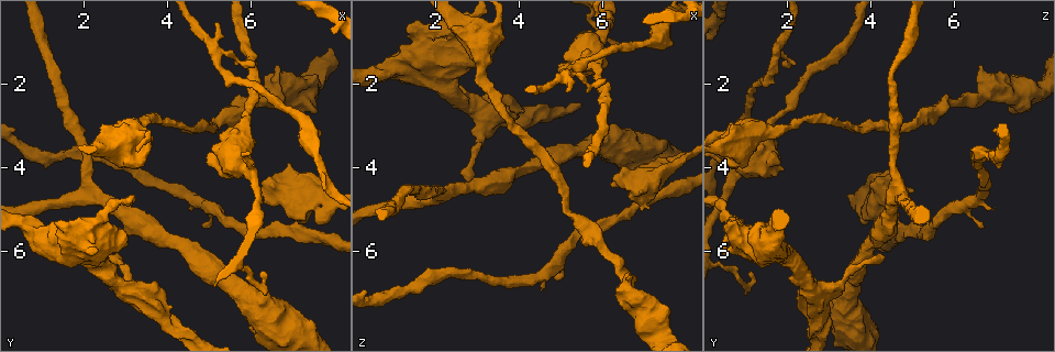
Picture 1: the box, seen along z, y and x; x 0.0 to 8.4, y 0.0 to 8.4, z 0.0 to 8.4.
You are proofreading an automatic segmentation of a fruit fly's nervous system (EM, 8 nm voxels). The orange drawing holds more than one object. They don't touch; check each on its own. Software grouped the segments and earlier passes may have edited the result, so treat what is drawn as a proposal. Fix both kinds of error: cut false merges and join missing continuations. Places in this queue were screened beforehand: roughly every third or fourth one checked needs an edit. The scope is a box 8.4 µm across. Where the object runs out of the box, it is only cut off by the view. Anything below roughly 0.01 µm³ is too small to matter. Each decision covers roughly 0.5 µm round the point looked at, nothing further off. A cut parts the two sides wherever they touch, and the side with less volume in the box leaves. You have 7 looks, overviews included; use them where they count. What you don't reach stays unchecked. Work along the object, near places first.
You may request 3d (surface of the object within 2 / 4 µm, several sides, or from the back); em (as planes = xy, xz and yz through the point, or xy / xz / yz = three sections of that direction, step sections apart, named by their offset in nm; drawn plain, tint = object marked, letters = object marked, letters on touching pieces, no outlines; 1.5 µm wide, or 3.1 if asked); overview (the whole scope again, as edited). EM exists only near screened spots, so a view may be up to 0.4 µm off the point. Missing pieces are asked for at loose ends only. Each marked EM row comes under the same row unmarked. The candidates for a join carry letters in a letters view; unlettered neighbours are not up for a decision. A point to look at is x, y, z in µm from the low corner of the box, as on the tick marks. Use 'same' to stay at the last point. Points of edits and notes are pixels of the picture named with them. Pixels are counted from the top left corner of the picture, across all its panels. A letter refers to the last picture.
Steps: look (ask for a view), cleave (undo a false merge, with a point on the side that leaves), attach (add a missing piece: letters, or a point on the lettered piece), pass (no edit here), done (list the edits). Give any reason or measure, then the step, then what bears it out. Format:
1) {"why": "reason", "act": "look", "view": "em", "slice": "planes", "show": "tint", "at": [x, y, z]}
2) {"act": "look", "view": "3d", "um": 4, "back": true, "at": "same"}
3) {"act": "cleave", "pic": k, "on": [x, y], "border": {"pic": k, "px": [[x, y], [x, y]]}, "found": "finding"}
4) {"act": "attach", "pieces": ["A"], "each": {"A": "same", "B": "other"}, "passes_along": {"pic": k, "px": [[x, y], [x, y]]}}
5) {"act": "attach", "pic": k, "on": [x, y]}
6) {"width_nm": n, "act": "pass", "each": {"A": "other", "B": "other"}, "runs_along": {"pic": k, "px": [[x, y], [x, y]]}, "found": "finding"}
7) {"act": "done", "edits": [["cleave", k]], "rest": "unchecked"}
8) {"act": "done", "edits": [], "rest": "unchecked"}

{"why": "sudden change in width", "act": "look", "view": "em", "slice": "xy", "step": 8, "show": "tint", "at": [7.35, 3.05, 0.90]}

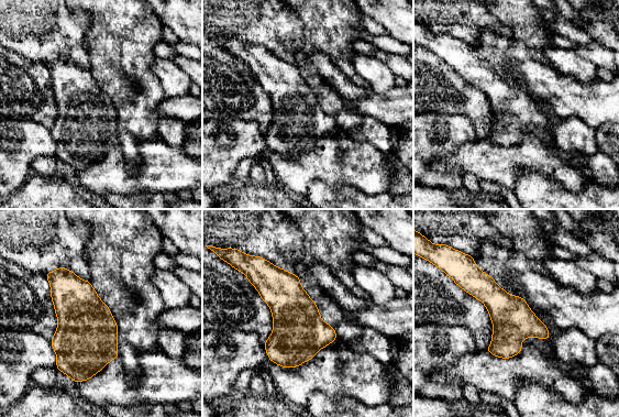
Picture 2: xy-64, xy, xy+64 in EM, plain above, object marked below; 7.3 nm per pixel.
{"why": "another direction", "act": "look", "view": "em", "slice": "planes", "show": "letters", "at": "same"}

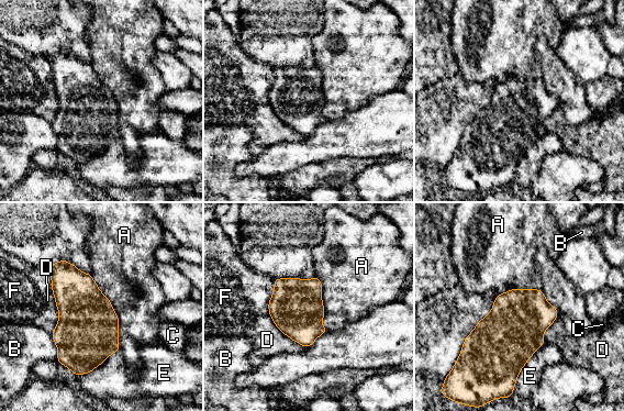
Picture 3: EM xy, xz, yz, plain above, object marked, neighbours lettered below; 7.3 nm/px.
{"width_nm": 400, "act": "pass", "each": {"A": "other", "B": "other", "C": "other", "D": "other", "E": "other", "F": "other"}, "found": "all the same neuron"}

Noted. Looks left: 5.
{"why": "thick turns thin", "act": "look", "view": "em", "slice": "planes", "show": "letters", "at": [7.10, 4.95, 4.30]}

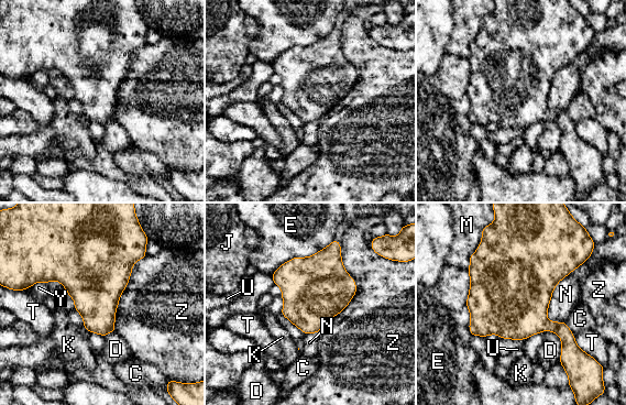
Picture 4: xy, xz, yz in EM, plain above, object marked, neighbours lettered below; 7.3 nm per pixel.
{"act": "pass", "each": {"C": "other", "D": "other", "E": "other", "J": "other", "K": "other", "M": "other", "N": "other", "T": "other", "U": "other", "Y": "other", "Z": "other"}, "border": {"pic": 4, "px": [[341, 245], [355, 294], [316, 332]]}, "found": "continuous, no second neuron"}

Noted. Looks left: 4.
{"why": "an open end", "act": "look", "view": "3d", "um": 4, "at": [6.70, 1.65, 6.65]}

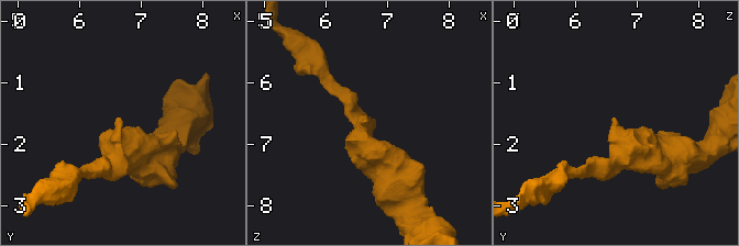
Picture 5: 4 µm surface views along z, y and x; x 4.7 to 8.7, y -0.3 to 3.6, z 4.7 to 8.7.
{"act": "look", "view": "em", "slice": "planes", "show": "letters", "at": [6.70, 1.60, 6.60]}

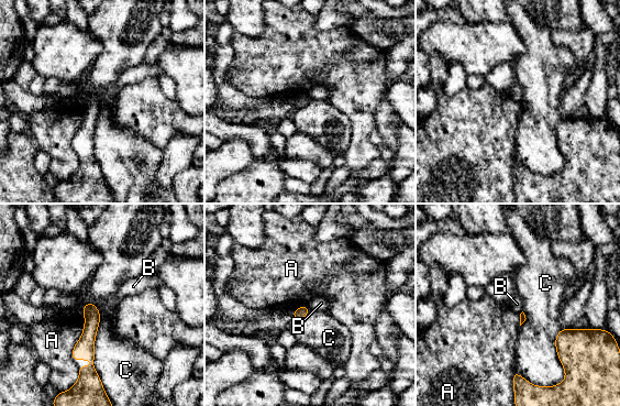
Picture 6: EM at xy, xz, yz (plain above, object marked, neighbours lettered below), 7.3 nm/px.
{"act": "pass", "each": {"A": "other", "B": "other", "C": "other"}, "runs_along": {"pic": 6, "px": [[89, 306], [89, 354], [93, 375]]}, "found": "no lettered piece goes on from it"}

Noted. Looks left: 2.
{"act": "done", "edits": [], "rest": "unchecked"}

